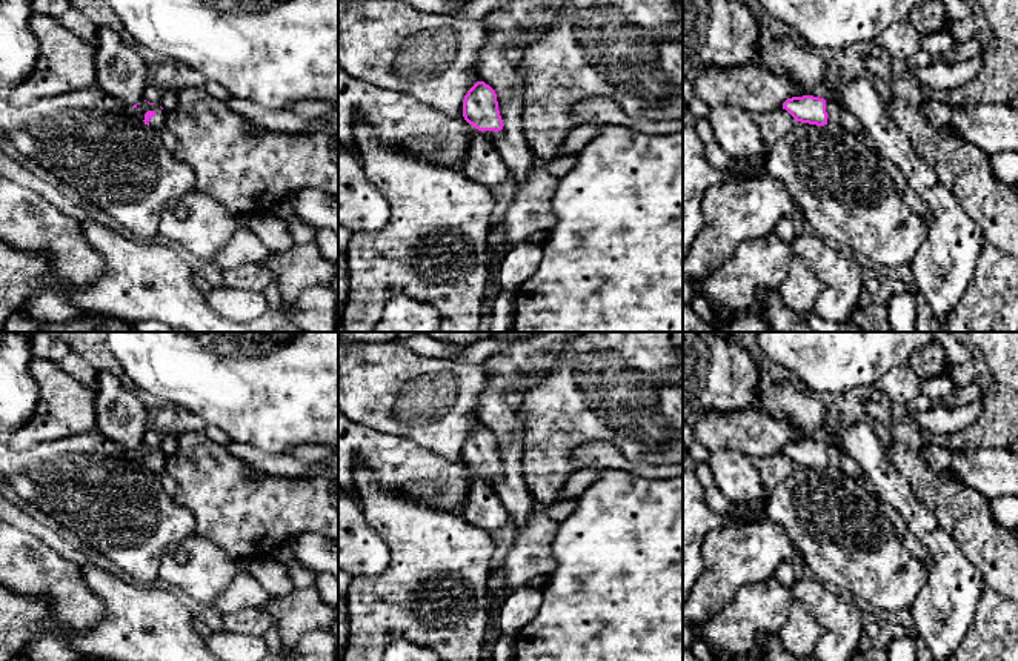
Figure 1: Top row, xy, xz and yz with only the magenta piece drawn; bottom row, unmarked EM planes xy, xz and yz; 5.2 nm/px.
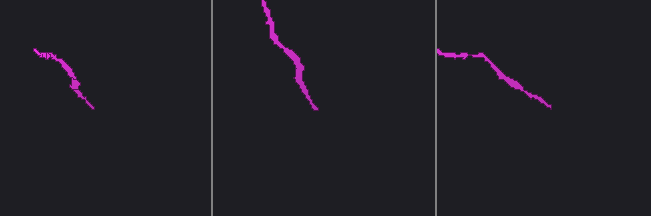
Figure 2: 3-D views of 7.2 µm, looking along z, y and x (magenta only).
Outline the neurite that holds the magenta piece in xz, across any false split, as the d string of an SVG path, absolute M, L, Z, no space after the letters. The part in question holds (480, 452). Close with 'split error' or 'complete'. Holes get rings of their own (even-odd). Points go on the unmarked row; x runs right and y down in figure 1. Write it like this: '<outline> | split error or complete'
M477 426L463 444L464 464L478 473L484 484L494 487L503 473L495 435L484 426Z | split error

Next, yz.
M813 440L792 441L783 447L783 453L786 453L795 466L817 470L827 469L844 478L860 478L864 475L853 458L832 444L826 446L824 443Z | split error

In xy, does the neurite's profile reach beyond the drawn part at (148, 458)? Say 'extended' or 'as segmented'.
extended

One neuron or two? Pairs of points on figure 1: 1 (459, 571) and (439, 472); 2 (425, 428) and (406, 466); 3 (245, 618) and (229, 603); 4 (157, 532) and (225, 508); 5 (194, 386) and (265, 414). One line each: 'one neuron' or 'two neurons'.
1: two neurons
2: two neurons
3: two neurons
4: two neurons
5: one neuron

